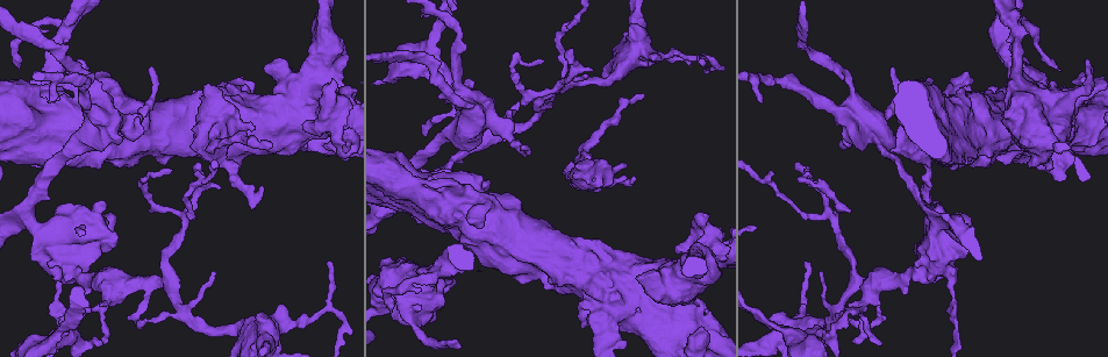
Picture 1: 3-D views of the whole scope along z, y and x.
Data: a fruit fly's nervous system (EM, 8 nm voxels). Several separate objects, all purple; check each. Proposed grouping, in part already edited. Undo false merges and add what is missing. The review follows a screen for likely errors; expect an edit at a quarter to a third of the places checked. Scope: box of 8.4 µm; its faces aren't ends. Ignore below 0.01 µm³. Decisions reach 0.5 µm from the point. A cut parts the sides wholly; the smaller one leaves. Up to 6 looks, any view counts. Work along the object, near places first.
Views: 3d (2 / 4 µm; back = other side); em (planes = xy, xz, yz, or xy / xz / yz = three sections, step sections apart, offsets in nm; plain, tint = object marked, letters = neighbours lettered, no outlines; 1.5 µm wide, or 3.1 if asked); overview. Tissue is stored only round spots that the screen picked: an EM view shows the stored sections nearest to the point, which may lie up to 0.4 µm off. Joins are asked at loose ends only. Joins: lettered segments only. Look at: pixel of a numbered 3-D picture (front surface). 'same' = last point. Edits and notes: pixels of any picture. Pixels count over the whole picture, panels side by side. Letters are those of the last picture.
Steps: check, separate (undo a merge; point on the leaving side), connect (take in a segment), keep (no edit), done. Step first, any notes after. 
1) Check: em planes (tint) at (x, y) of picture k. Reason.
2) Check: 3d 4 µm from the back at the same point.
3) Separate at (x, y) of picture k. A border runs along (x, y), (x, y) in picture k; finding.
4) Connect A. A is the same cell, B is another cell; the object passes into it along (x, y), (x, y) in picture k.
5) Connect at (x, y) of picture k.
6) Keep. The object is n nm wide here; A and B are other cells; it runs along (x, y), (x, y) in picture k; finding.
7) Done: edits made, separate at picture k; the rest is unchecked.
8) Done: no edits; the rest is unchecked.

Check: em planes (plain) at (642, 94) of picture 1. Thin end.

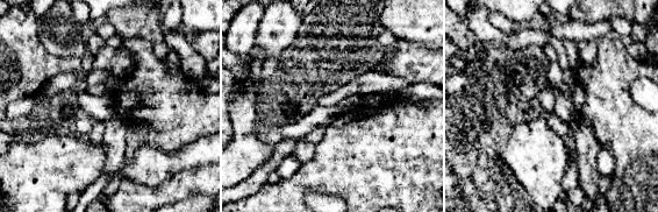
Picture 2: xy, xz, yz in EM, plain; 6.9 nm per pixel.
Check: em planes (letters) at the same point.

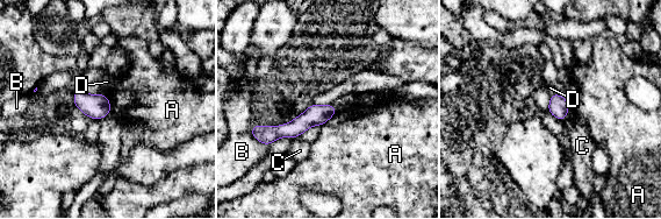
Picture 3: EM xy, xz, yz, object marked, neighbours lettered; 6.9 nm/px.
Keep. The object is 140 nm wide here; A, B, C and D are other cells; none of them fits.

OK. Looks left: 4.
Check: em yz step 4 (letters) at (207, 85) of picture 1. Free end.

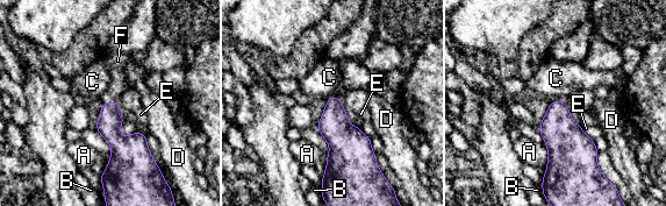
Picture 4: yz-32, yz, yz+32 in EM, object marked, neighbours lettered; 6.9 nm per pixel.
Check: em planes (letters) at the same point.

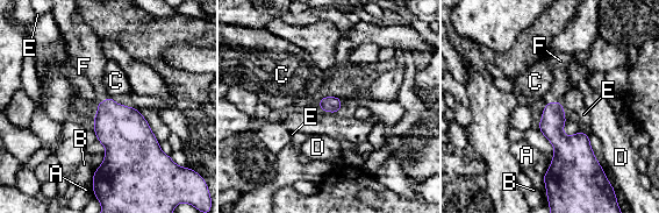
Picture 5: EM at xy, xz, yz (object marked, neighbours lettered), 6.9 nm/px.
Connect at (84, 70) of picture 5. F is the same cell, A, B, C, D and E are other cells; the object passes into it along (122, 129), (98, 103), (84, 70) in picture 5; it goes on there.

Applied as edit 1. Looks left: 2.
Done: edits made, connect at picture 5; the rest is unchecked.

